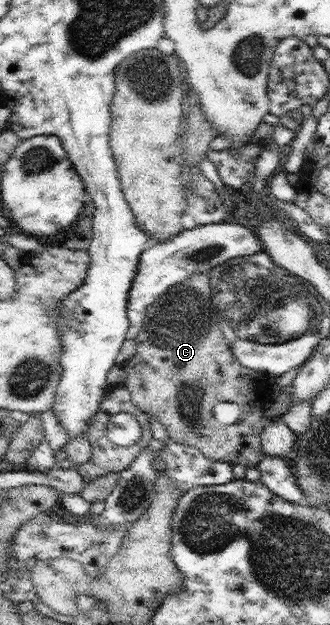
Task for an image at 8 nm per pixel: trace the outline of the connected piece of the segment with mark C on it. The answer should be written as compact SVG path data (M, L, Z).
M203 273L192 274L189 279L185 279L183 282L173 286L153 304L150 304L147 307L146 313L147 316L145 317L141 332L135 338L137 352L123 364L123 370L126 373L124 386L131 394L133 405L137 406L141 412L145 412L153 416L155 420L159 420L159 424L165 426L169 439L172 442L197 448L204 455L207 462L229 462L232 466L240 464L245 466L246 469L256 467L259 460L264 456L263 448L261 448L260 433L267 424L271 424L271 420L265 417L265 408L267 408L271 399L271 388L268 384L268 377L265 374L241 366L241 363L232 355L231 347L224 337L223 331L220 329L220 316L215 309L211 296L210 277Z

